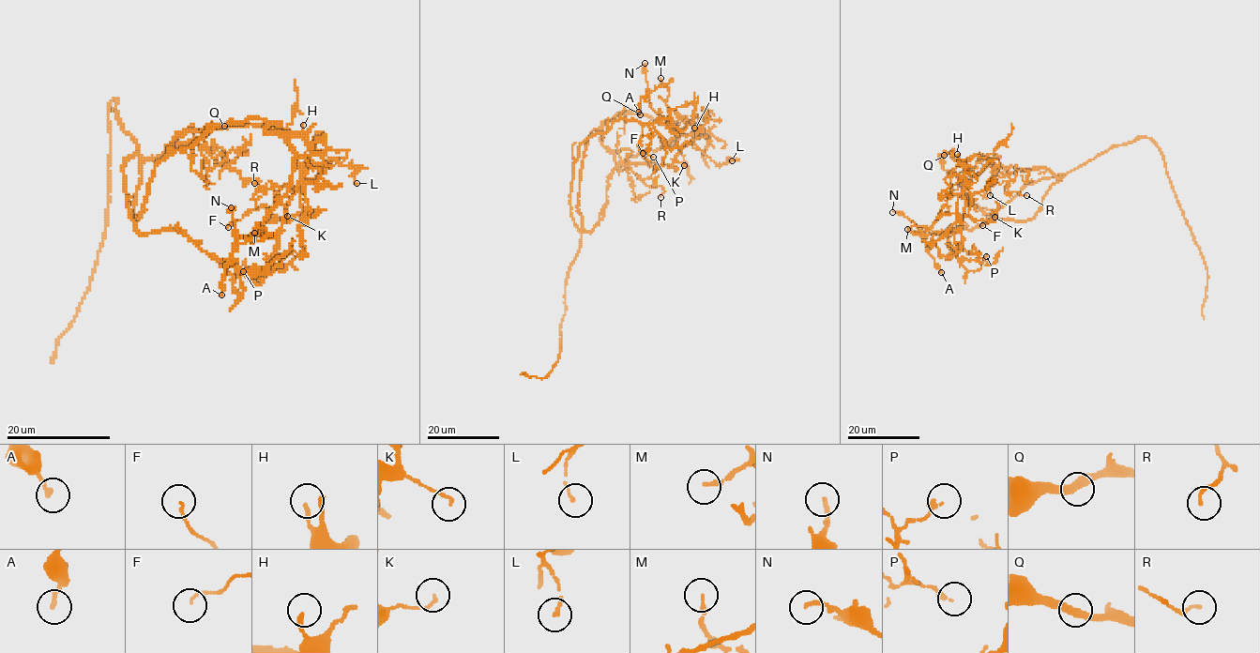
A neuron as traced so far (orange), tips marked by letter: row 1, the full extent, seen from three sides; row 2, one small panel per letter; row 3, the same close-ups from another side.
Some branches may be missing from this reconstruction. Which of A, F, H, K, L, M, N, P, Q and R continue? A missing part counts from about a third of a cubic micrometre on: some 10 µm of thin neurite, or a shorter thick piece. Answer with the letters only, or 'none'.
none

